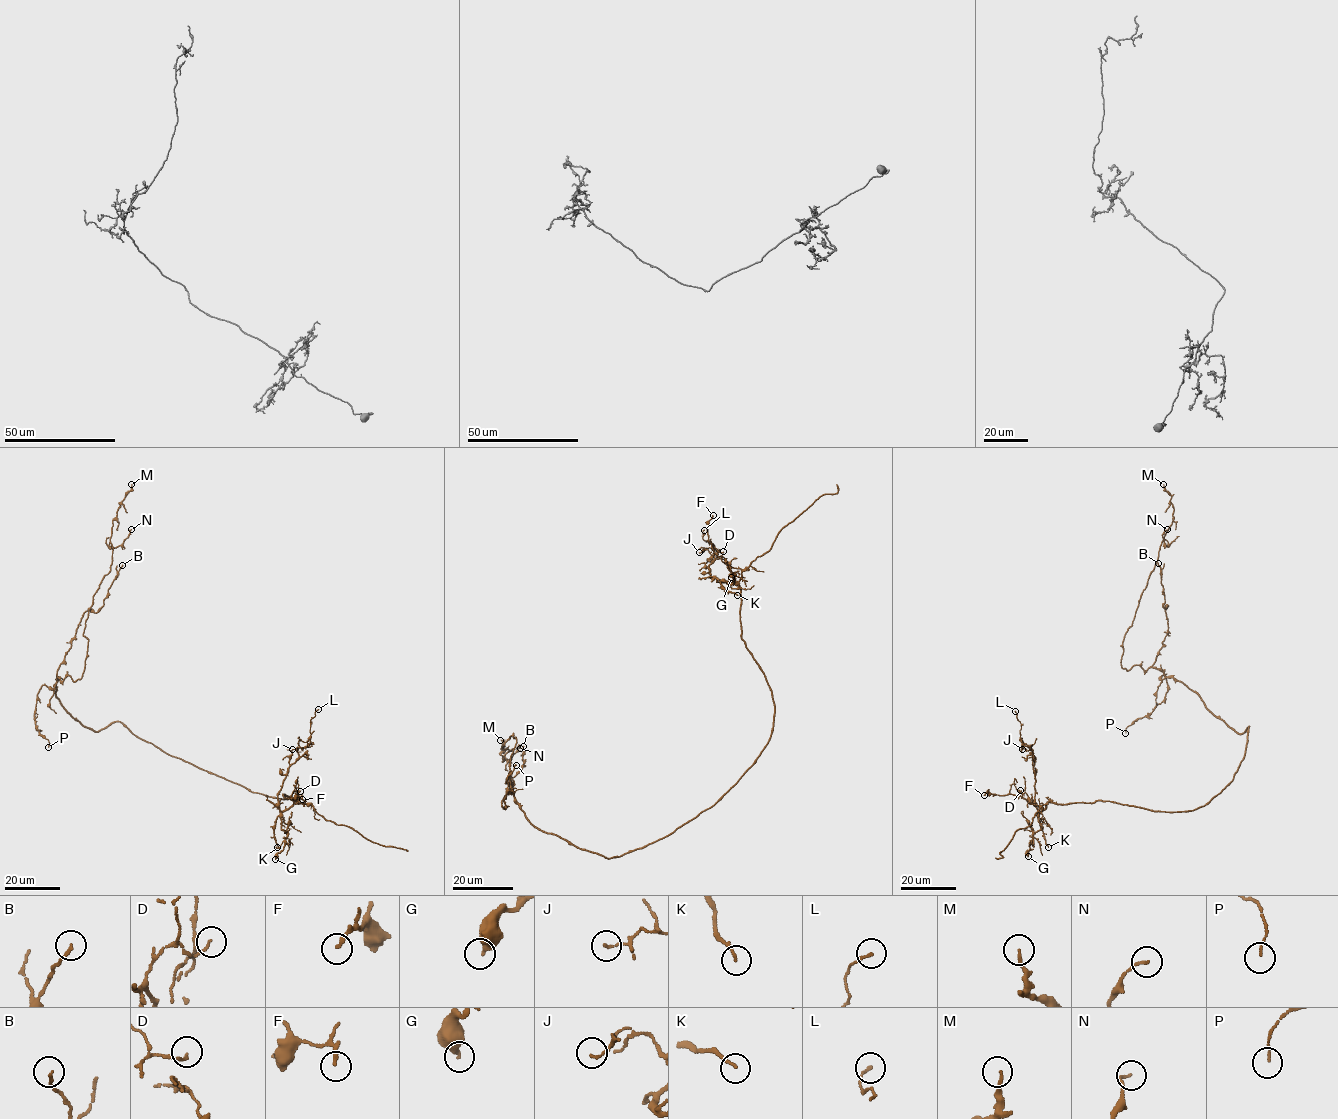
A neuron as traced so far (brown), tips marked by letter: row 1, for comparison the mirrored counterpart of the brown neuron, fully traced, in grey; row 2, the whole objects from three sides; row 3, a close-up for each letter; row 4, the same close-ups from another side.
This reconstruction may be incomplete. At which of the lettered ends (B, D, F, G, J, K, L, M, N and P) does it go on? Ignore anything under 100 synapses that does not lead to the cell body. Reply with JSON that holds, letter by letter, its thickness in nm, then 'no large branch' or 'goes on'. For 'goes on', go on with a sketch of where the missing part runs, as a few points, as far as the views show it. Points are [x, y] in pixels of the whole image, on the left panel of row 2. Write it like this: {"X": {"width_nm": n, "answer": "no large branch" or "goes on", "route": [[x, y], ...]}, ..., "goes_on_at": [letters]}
{"B": {"width_nm": 130, "answer": "no large branch"}, "D": {"width_nm": 90, "answer": "no large branch"}, "F": {"width_nm": 160, "answer": "no large branch"}, "G": {"width_nm": 360, "answer": "no large branch"}, "J": {"width_nm": 110, "answer": "no large branch"}, "K": {"width_nm": 120, "answer": "no large branch"}, "L": {"width_nm": 110, "answer": "no large branch"}, "M": {"width_nm": 130, "answer": "no large branch"}, "N": {"width_nm": 120, "answer": "no large branch"}, "P": {"width_nm": 90, "answer": "no large branch"}, "goes_on_at": []}

